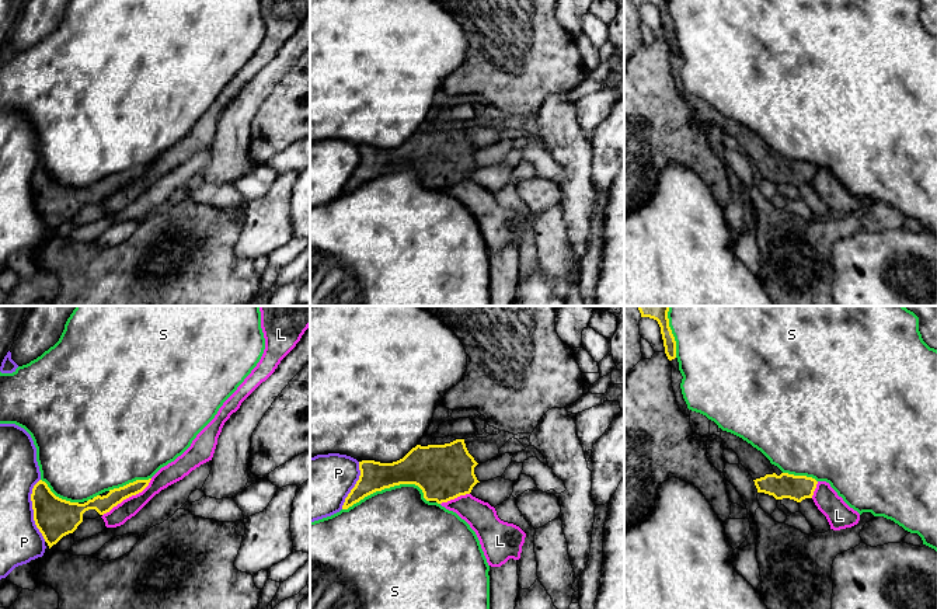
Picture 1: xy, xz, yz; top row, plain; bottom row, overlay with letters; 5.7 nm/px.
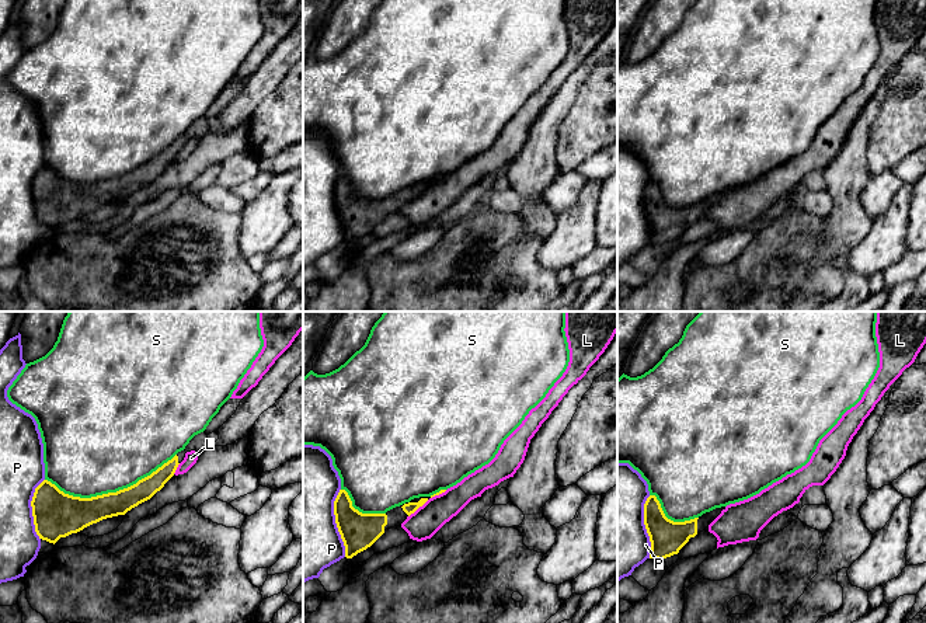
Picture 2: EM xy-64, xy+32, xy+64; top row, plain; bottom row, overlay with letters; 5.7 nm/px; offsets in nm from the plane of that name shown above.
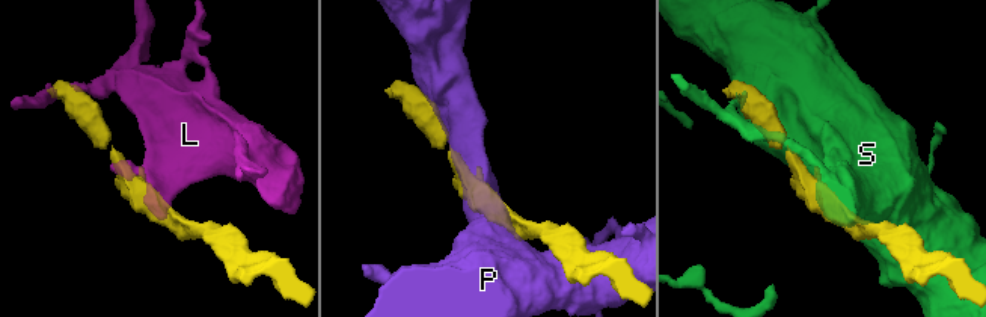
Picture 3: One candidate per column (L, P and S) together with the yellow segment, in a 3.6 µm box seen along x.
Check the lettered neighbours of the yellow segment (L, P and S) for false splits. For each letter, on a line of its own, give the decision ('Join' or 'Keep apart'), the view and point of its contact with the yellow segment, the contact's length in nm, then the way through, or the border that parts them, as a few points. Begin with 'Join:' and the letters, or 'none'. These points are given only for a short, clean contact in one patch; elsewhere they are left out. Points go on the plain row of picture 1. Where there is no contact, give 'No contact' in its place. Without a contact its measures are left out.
Join: none
L: Keep apart. Touches yellow at xy (128, 183). Shared border 360 nm
P: Keep apart. Touches yellow at xy (32, 194). Shared border 360 nm
S: Keep apart. Touches yellow at xz (387, 173). Shared border 500 nm

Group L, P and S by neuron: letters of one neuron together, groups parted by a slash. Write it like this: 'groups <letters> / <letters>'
groups L / P / S

